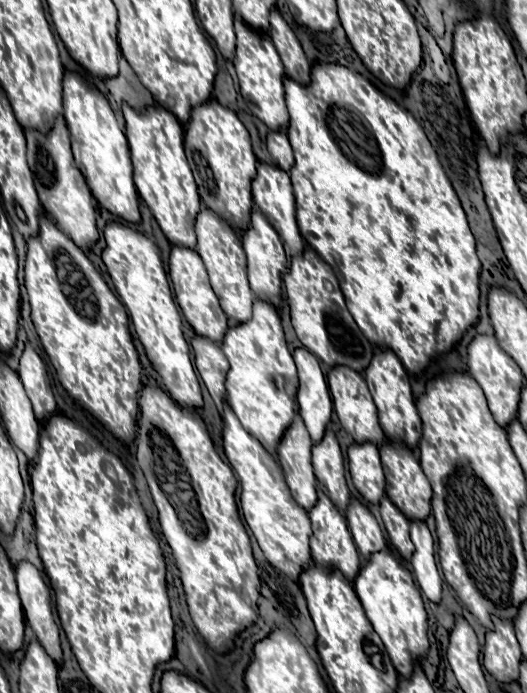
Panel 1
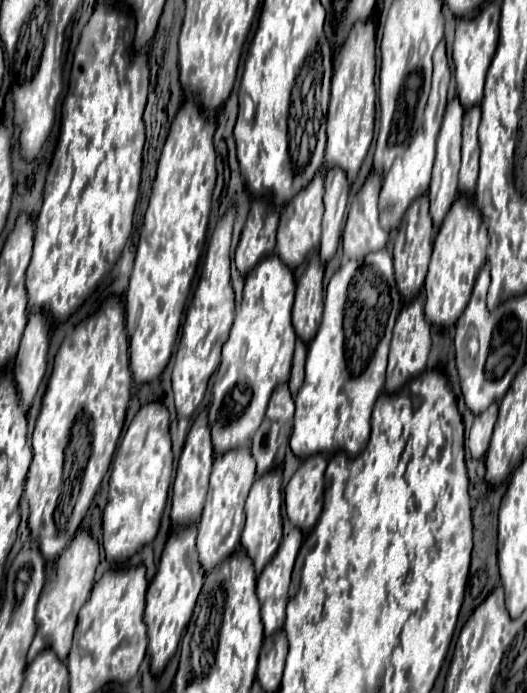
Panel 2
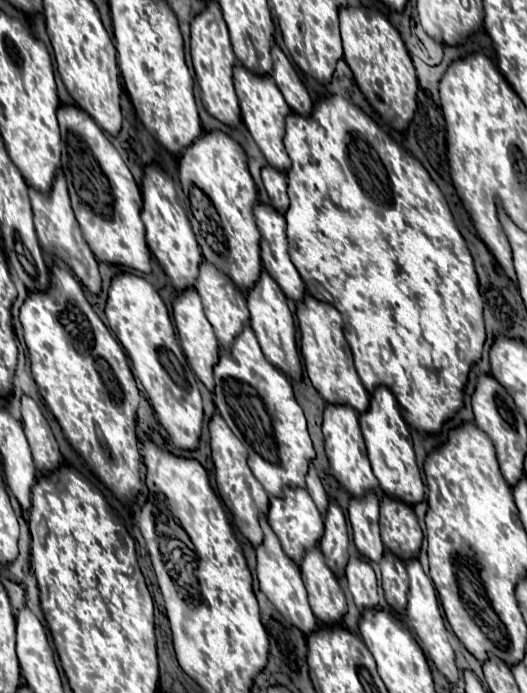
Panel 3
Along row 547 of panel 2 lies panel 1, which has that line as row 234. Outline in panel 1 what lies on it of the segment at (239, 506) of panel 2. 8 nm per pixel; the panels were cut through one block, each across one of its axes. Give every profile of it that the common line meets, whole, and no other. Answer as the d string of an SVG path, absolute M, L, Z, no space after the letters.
M202 204L202 210L196 216L196 234L198 234L198 244L196 244L196 252L202 256L212 288L216 292L216 296L220 298L220 306L222 310L230 316L236 318L240 322L250 320L250 312L252 312L252 304L254 304L254 292L248 286L248 278L246 278L246 254L242 250L242 242L238 238L238 234L226 224L224 218L220 218L218 214L214 214L208 206Z

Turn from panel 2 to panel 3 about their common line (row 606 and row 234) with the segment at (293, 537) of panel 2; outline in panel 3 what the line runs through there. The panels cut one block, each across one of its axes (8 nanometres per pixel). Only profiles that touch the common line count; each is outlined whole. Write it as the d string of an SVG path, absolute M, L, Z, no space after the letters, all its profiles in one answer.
M254 206L254 216L258 230L262 234L260 250L262 250L262 264L286 296L294 302L302 302L304 298L304 282L290 262L288 256L288 240L286 240L286 220L280 212L270 206Z

